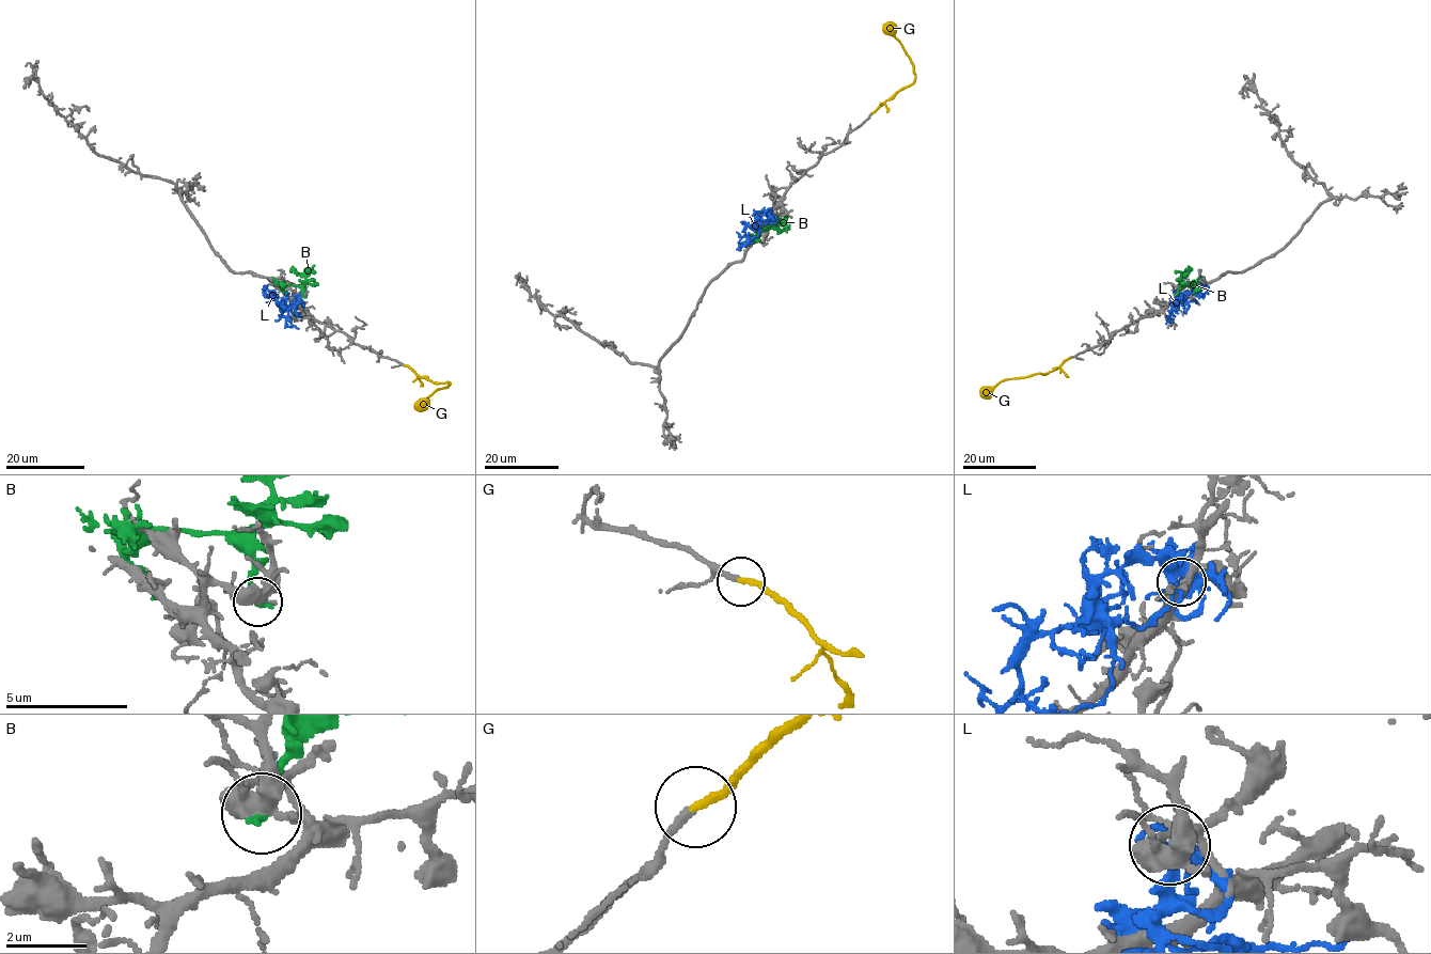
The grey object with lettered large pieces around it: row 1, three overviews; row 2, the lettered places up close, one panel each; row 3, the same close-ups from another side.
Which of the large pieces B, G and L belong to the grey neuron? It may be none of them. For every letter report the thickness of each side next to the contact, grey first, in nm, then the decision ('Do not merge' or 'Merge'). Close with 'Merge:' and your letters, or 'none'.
B: Thickness 440 nm (grey) against 240 nm. Do not merge
G: Thickness 200 nm (grey) against 220 nm. Do not merge
L: Thickness 240 nm (grey) against 130 nm. Do not merge
Merge: none

